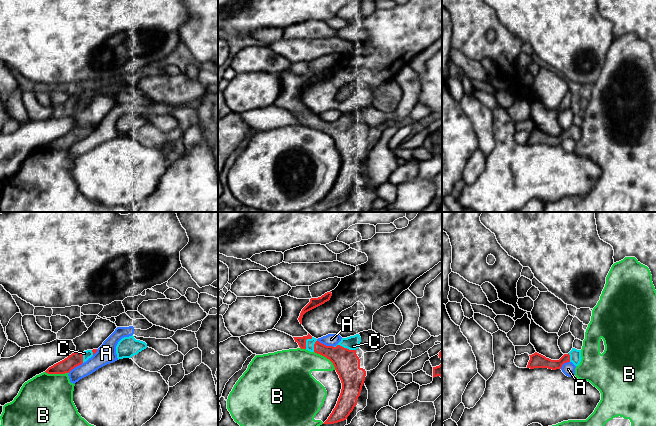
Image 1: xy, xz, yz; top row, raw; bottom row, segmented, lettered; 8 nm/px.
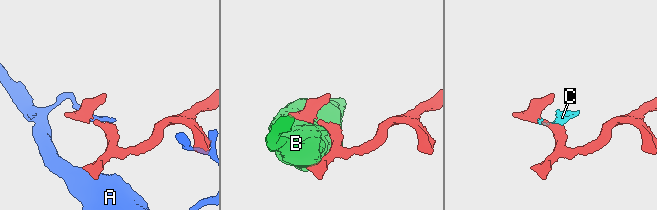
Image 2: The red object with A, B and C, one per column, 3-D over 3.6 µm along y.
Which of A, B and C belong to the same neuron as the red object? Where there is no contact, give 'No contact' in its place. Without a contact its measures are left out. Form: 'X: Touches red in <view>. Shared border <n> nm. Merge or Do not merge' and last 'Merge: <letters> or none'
A: Touches red in xz. Shared border 150 nm. Do not merge
B: Touches red in xz. Shared border 220 nm. Do not merge
C: Touches red in xz. Shared border 180 nm. Merge
Merge: C

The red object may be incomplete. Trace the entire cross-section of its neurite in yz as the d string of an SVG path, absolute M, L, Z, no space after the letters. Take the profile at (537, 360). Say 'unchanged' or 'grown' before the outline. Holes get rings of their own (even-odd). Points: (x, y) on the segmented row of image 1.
grown; M572 348L568 354L564 354L559 360L551 360L545 356L535 352L530 356L527 368L548 368L552 370L561 369L562 365L567 362L572 362L575 366L578 366L581 362L581 350Z

